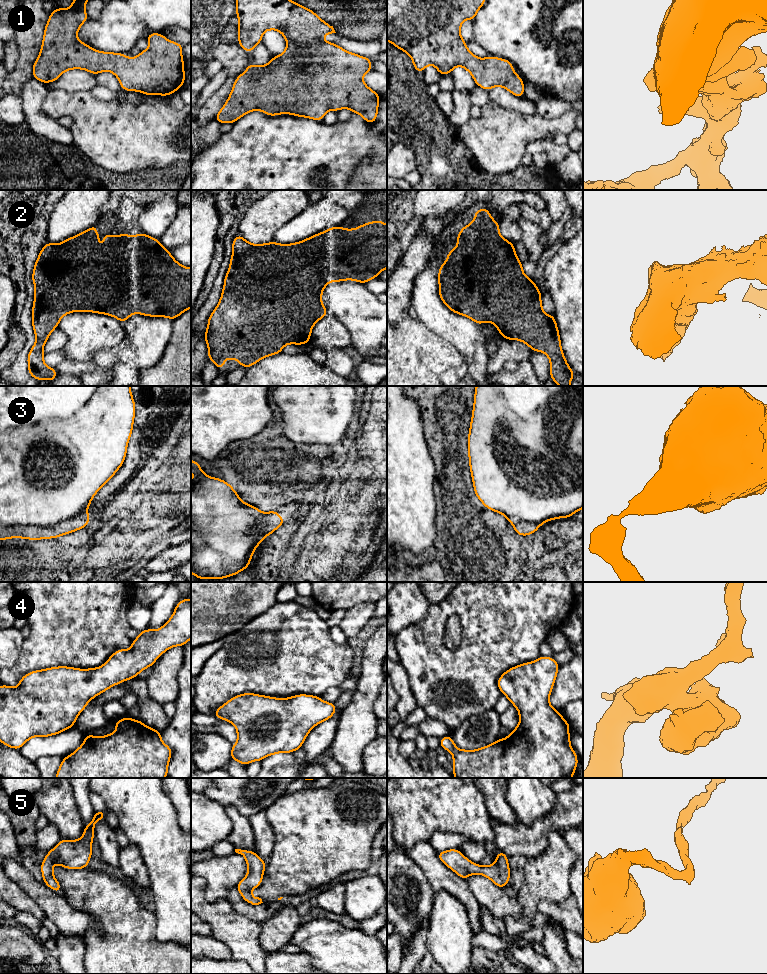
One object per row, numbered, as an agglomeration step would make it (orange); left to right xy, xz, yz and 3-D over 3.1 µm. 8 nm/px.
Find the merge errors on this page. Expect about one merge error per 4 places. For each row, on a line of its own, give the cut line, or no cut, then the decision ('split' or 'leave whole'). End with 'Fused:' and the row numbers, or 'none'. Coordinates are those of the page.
1: no cut | leave whole
2: no cut | leave whole
3: xy (83, 511), (46, 526), (0, 526) | split
4: no cut | leave whole
5: no cut | leave whole
Fused: 3

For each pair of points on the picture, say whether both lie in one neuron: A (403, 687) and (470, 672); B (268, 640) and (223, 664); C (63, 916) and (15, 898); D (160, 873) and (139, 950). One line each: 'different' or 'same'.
A: different
B: same
C: different
D: different

